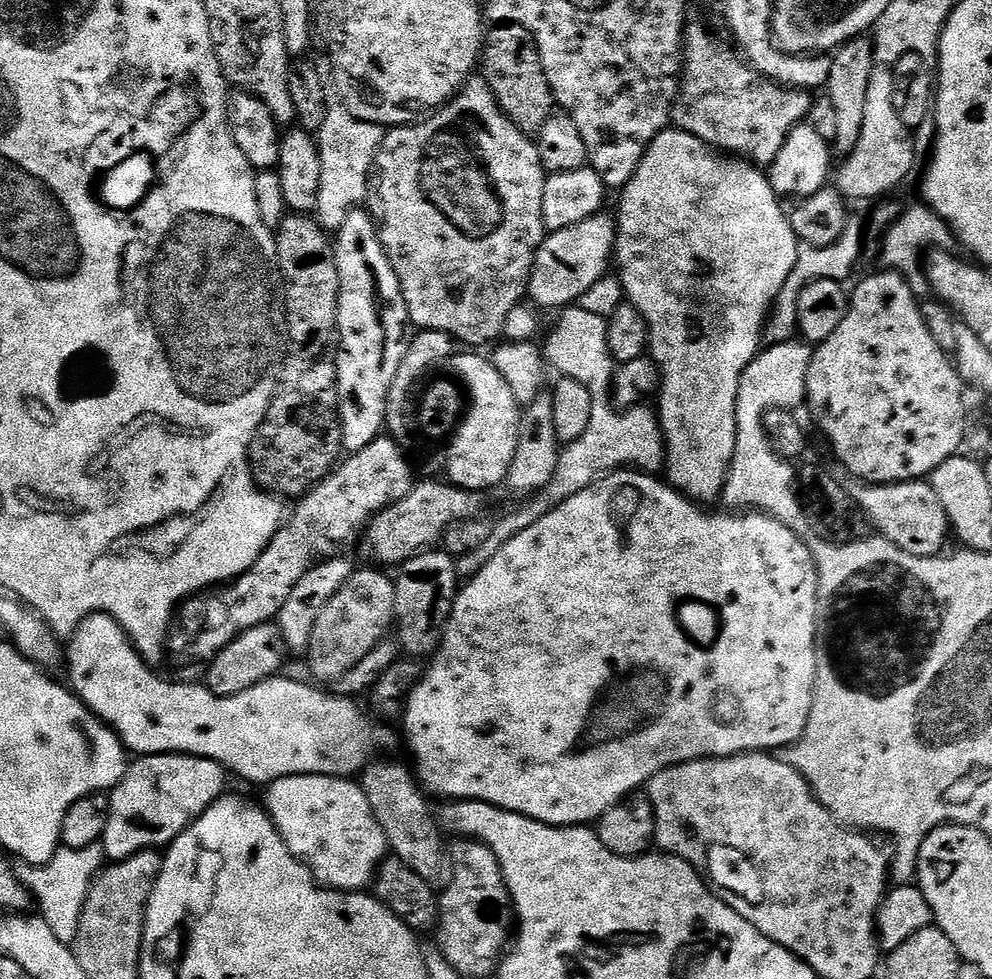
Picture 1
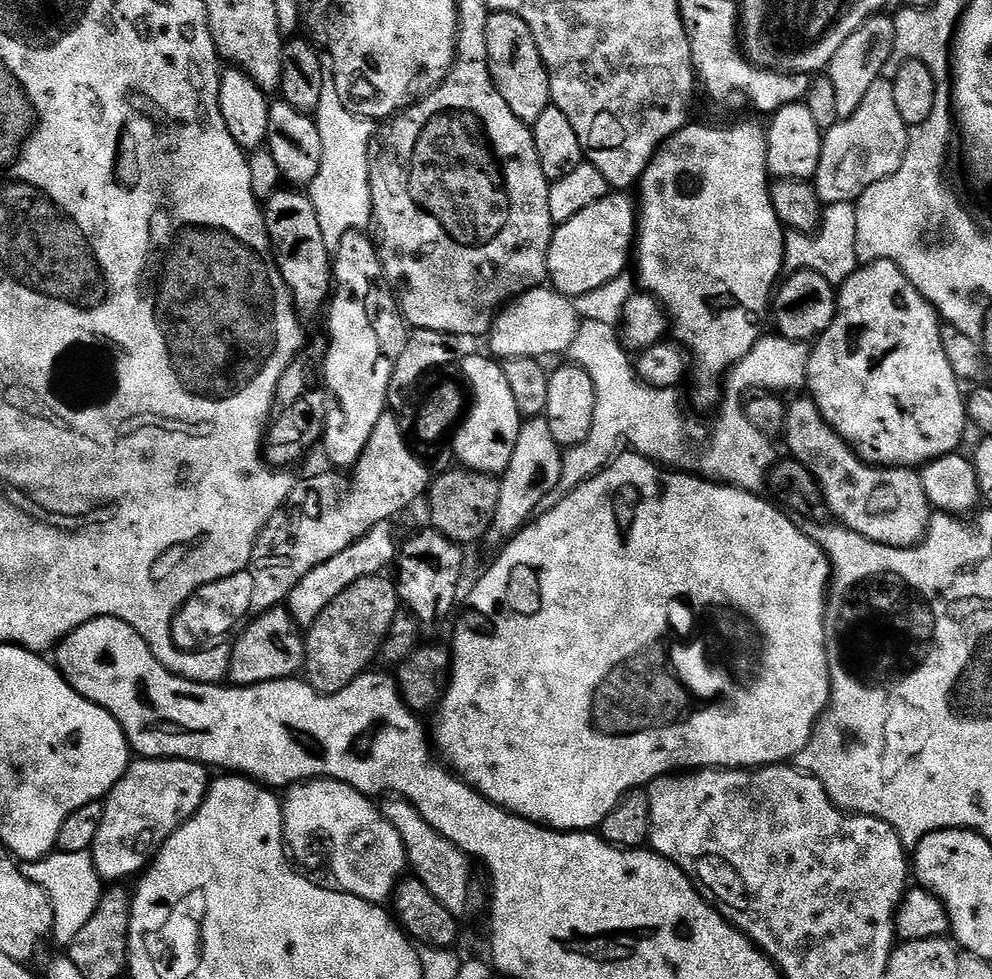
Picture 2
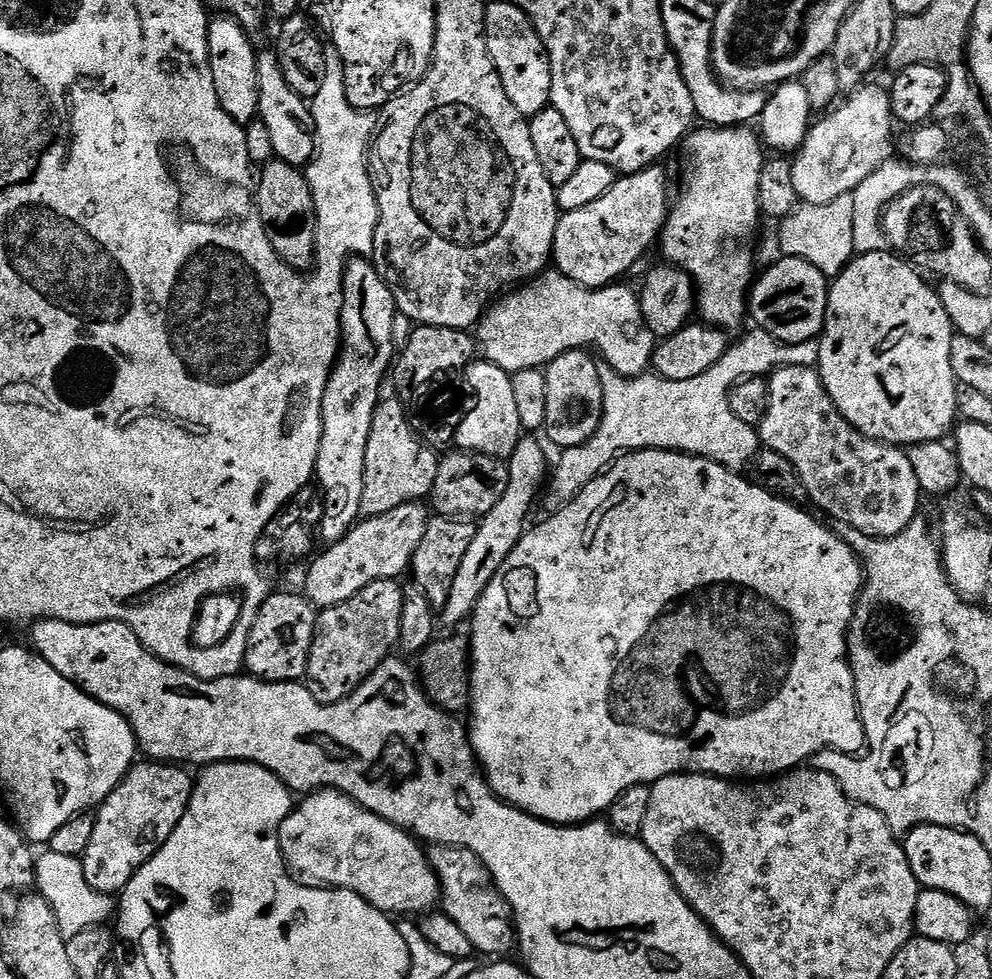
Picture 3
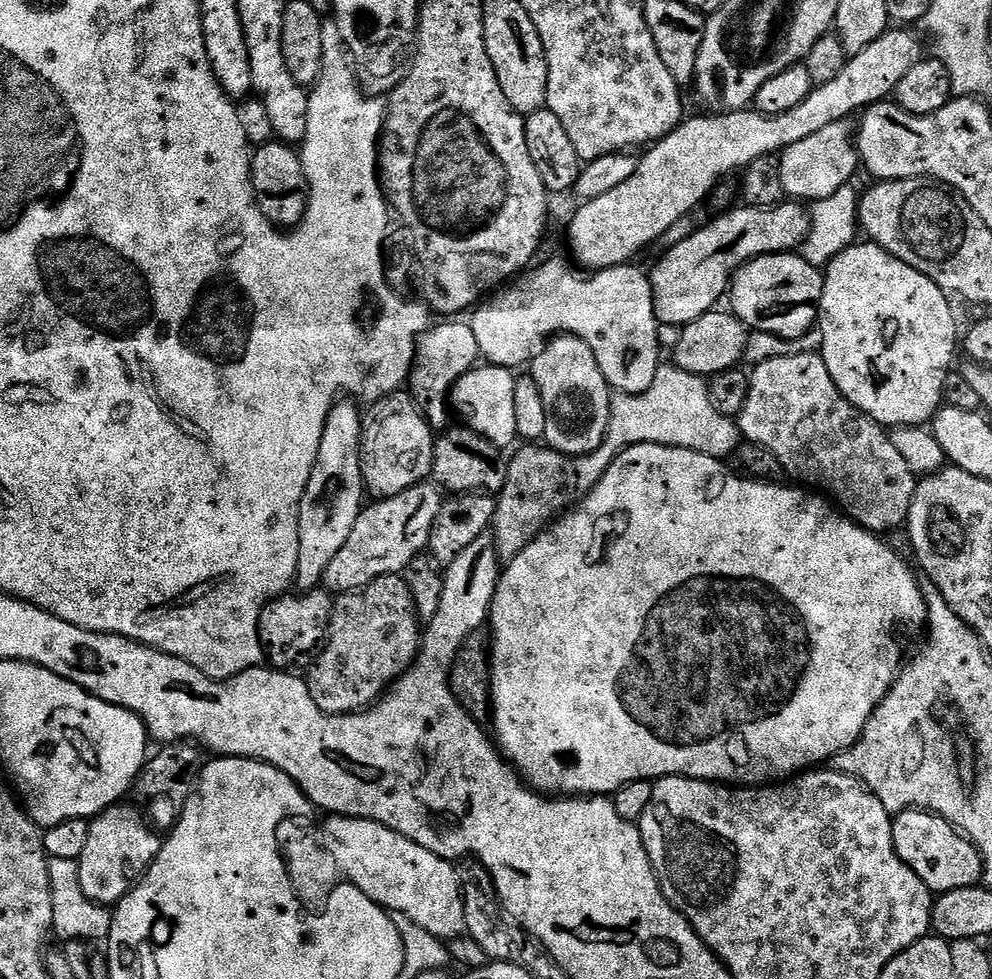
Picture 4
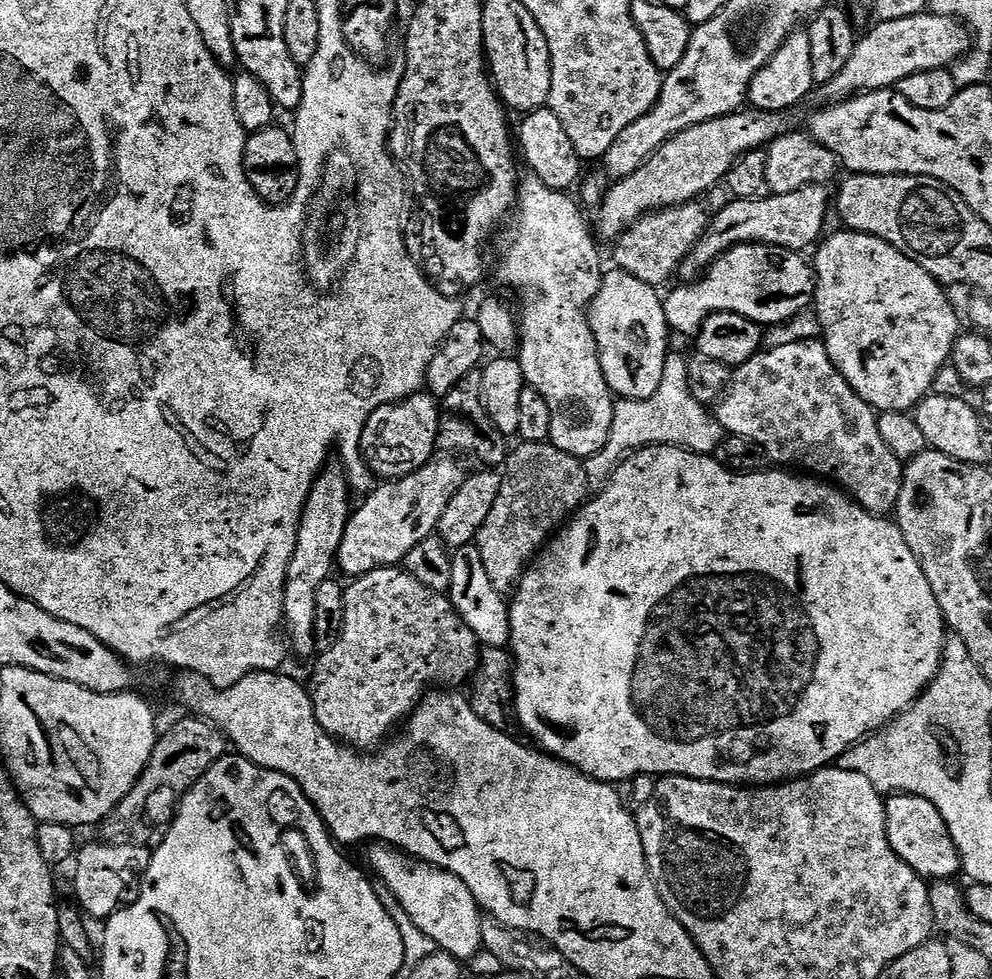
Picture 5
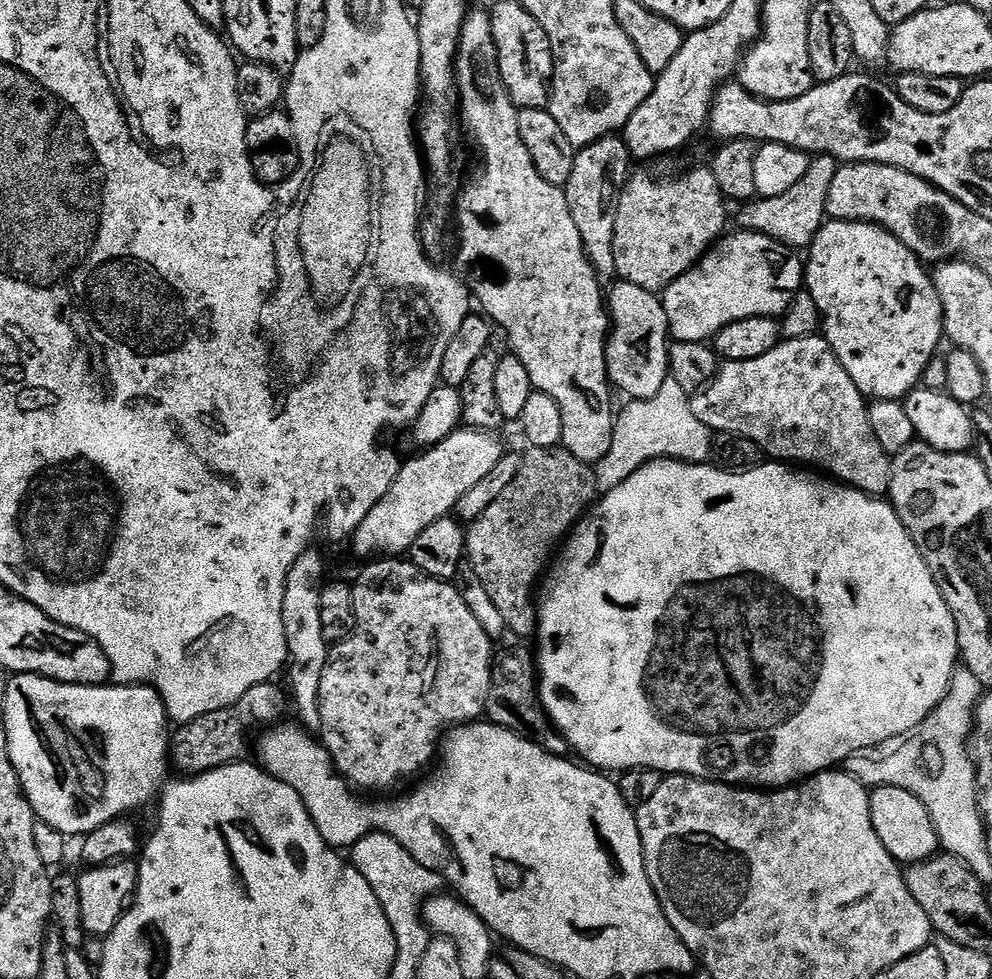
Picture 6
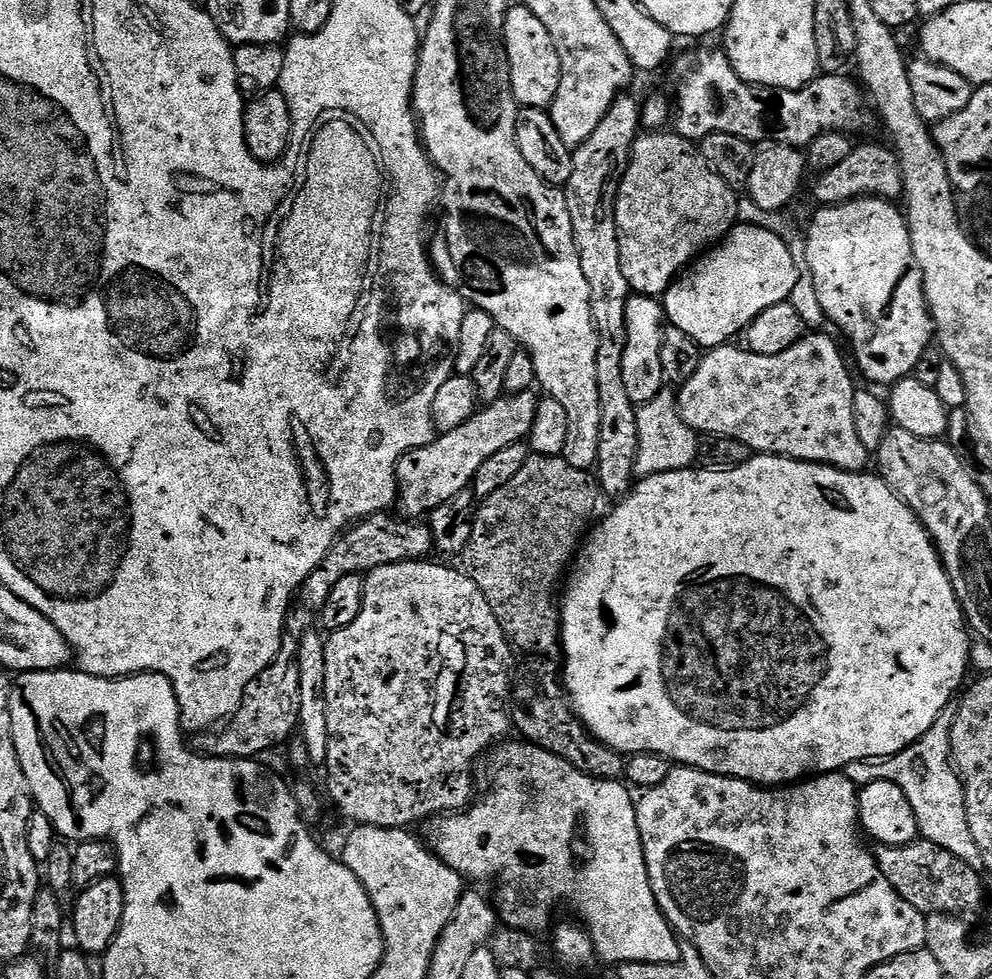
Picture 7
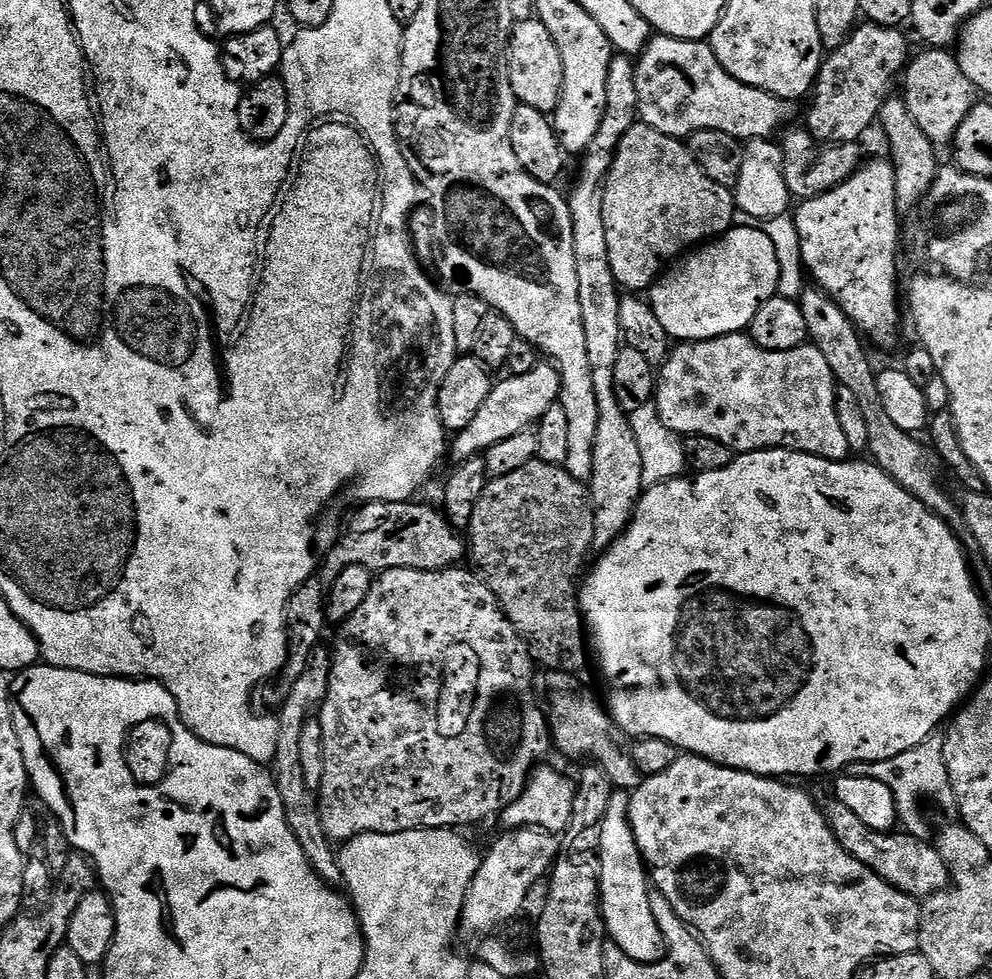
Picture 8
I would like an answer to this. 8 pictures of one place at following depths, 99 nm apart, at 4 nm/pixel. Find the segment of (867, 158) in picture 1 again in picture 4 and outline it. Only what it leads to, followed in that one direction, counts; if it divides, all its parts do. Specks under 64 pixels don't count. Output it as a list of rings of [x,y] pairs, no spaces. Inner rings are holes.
[[[848,120],[834,122],[834,126],[826,126],[818,130],[818,134],[810,134],[810,138],[802,138],[802,142],[794,142],[794,146],[779,153],[778,163],[785,197],[796,202],[815,202],[829,198],[842,187],[853,183],[852,175],[856,168],[858,172],[858,157],[854,128],[850,125]]]

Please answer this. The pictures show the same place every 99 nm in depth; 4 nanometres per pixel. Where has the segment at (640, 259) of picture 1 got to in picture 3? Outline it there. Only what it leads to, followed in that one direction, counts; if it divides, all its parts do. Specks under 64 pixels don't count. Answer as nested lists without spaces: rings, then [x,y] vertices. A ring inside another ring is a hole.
[[[700,126],[688,133],[683,148],[688,163],[684,193],[671,205],[658,248],[664,251],[667,263],[691,276],[694,304],[703,323],[725,330],[743,329],[750,312],[754,272],[752,276],[752,252],[740,240],[750,239],[762,221],[758,202],[758,178],[766,159],[760,153],[762,140],[748,126]]]

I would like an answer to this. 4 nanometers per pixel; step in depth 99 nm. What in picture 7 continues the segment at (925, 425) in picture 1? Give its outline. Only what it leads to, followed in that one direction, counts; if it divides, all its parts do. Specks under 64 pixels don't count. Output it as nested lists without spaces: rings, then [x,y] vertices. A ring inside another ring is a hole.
[[[863,196],[860,200],[848,200],[845,204],[830,204],[827,206],[817,207],[815,210],[816,213],[812,216],[812,221],[809,222],[808,228],[806,227],[806,235],[804,238],[804,259],[803,263],[805,265],[808,264],[807,271],[814,278],[814,290],[818,290],[818,302],[822,302],[822,310],[824,311],[825,317],[829,321],[832,320],[837,324],[838,327],[844,331],[844,336],[848,339],[848,344],[852,347],[852,356],[851,359],[854,361],[856,359],[856,364],[860,367],[860,372],[865,376],[866,379],[869,380],[872,384],[885,384],[885,386],[891,386],[897,384],[900,380],[909,379],[915,373],[916,367],[918,366],[918,362],[922,358],[922,354],[926,349],[933,347],[934,344],[934,325],[932,323],[932,315],[930,314],[930,310],[928,309],[928,303],[926,302],[926,294],[924,293],[924,279],[922,278],[922,270],[918,266],[918,262],[914,258],[914,246],[910,242],[910,230],[908,229],[908,221],[906,219],[905,213],[901,211],[899,207],[896,209],[897,205],[893,203],[891,200],[880,200],[877,196]]]

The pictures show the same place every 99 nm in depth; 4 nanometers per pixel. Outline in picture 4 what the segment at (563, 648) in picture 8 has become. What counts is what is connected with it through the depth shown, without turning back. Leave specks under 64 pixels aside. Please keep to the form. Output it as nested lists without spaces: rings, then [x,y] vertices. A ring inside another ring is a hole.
[[[524,446],[513,460],[507,461],[507,466],[506,482],[496,496],[496,513],[490,529],[496,553],[504,562],[526,550],[573,503],[572,495],[578,492],[575,463],[547,446]]]

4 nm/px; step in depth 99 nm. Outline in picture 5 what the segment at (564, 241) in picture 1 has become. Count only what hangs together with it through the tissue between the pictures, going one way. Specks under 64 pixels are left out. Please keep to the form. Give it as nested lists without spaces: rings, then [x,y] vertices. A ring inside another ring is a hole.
[[[931,10],[919,12],[910,18],[898,18],[894,22],[881,20],[873,23],[868,30],[865,36],[863,33],[857,39],[854,54],[850,54],[846,67],[835,78],[830,78],[830,82],[815,89],[815,99],[824,100],[820,102],[839,102],[859,96],[862,92],[895,89],[902,78],[910,78],[910,74],[922,74],[922,70],[951,69],[956,61],[970,51],[974,39],[965,24],[949,16],[938,16]],[[741,110],[698,126],[690,126],[690,130],[670,138],[670,142],[662,145],[645,164],[638,166],[630,178],[622,178],[609,187],[595,213],[596,220],[594,216],[594,228],[599,239],[615,242],[631,224],[649,216],[651,212],[699,201],[703,192],[710,191],[719,180],[721,183],[727,177],[729,170],[745,152],[763,149],[778,137],[793,131],[797,127],[796,114],[792,110]]]

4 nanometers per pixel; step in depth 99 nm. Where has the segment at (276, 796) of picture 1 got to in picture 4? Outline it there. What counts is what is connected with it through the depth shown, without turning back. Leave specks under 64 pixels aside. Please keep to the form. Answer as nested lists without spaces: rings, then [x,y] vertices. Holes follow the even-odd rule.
[[[329,815],[321,822],[320,828],[303,828],[296,823],[300,822],[292,818],[283,820],[276,831],[276,841],[280,843],[280,855],[288,868],[292,890],[303,899],[304,896],[308,900],[315,896],[323,897],[337,884],[352,884],[381,908],[397,917],[405,916],[408,919],[405,921],[434,934],[439,940],[451,942],[465,931],[462,876],[458,868],[456,872],[457,865],[453,861],[430,854],[430,850],[418,846],[418,842],[410,842],[410,838],[373,820]]]

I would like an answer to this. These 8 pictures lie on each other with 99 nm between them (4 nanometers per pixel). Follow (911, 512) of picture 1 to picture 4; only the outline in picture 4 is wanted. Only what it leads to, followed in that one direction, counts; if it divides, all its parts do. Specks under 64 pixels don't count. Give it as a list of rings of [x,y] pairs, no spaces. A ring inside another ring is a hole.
[[[807,352],[806,354],[790,354],[789,356],[779,356],[778,358],[770,358],[766,362],[755,365],[751,369],[748,377],[748,397],[746,398],[746,406],[742,406],[738,417],[738,427],[741,437],[747,443],[762,446],[770,454],[774,454],[774,458],[778,458],[778,462],[784,467],[785,473],[789,477],[793,476],[793,481],[799,482],[801,485],[807,486],[812,490],[819,490],[825,497],[830,498],[831,503],[835,505],[839,511],[843,512],[849,520],[859,524],[860,527],[867,532],[877,534],[888,534],[891,528],[896,528],[905,523],[910,514],[910,502],[914,498],[914,490],[918,483],[918,477],[910,470],[910,466],[906,466],[906,458],[902,458],[902,454],[898,454],[898,450],[894,450],[892,437],[881,425],[875,424],[870,417],[862,414],[856,409],[849,400],[842,394],[842,390],[838,390],[838,386],[834,386],[834,378],[830,378],[830,370],[826,370],[826,362],[819,352]]]

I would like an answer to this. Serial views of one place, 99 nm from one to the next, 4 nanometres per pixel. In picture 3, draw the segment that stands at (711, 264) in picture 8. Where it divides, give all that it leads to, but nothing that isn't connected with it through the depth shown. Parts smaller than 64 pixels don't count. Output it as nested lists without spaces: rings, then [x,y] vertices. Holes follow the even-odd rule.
[[[785,256],[778,259],[777,264],[772,264],[764,273],[759,273],[758,279],[750,289],[750,320],[757,329],[781,340],[787,344],[797,344],[807,340],[816,340],[824,331],[826,310],[828,309],[829,277],[824,276],[818,266],[802,258]]]

